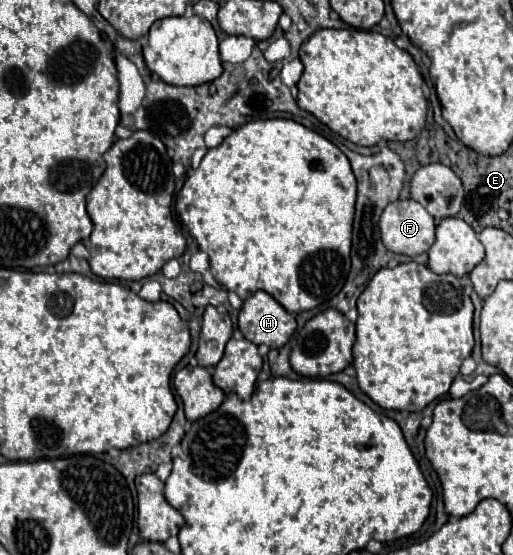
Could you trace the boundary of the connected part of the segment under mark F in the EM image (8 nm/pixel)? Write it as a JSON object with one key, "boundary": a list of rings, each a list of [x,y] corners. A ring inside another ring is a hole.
{"boundary":[[[395,200],[391,202],[379,220],[379,230],[381,230],[381,240],[385,236],[385,248],[389,248],[395,254],[407,254],[407,256],[417,256],[423,254],[431,248],[435,242],[435,220],[433,216],[417,202],[417,200]]]}

